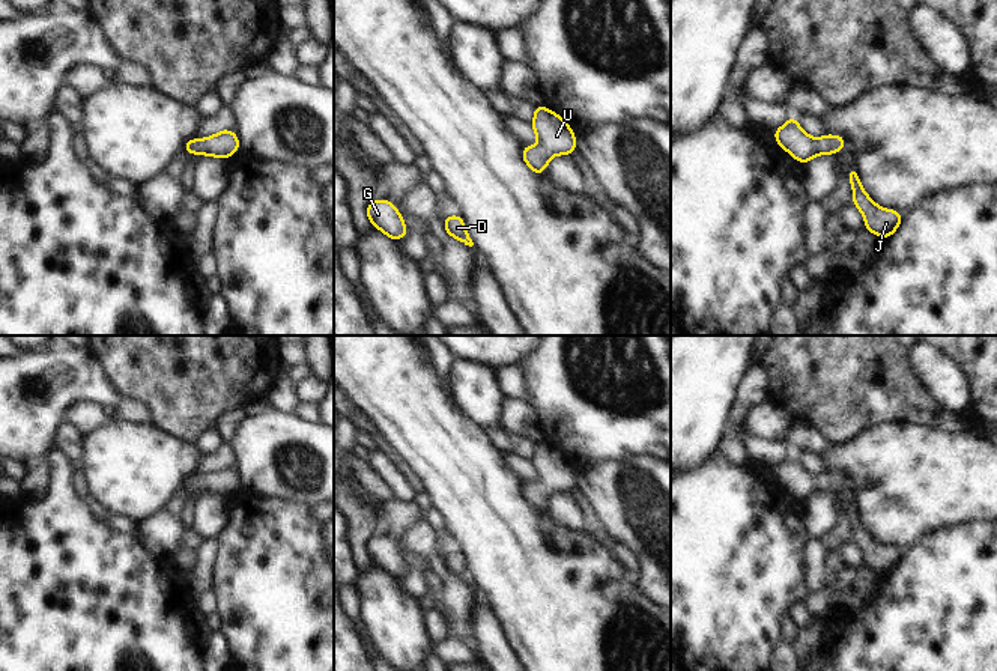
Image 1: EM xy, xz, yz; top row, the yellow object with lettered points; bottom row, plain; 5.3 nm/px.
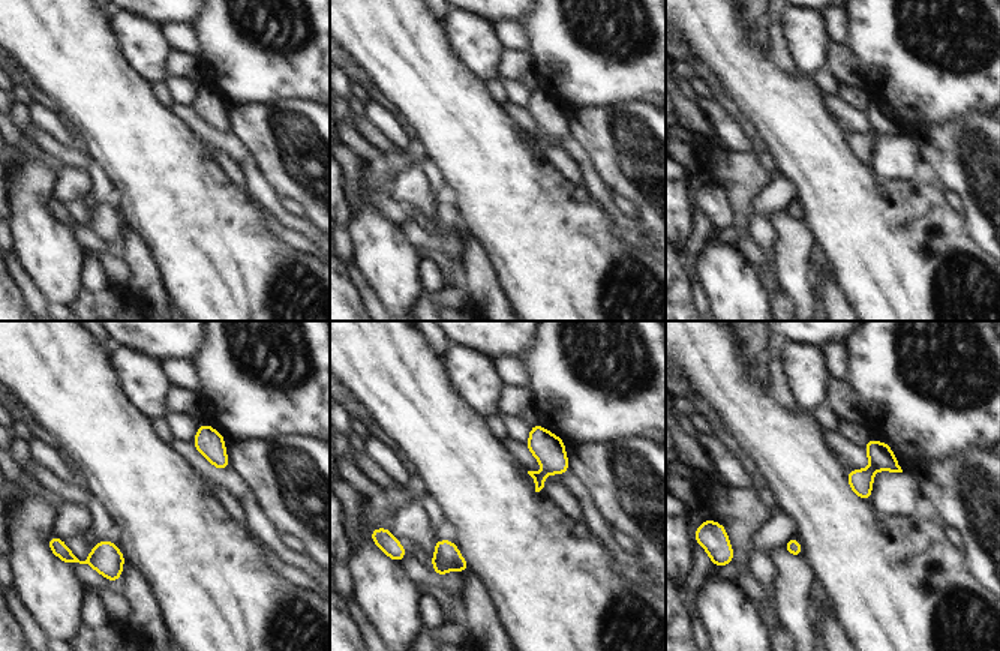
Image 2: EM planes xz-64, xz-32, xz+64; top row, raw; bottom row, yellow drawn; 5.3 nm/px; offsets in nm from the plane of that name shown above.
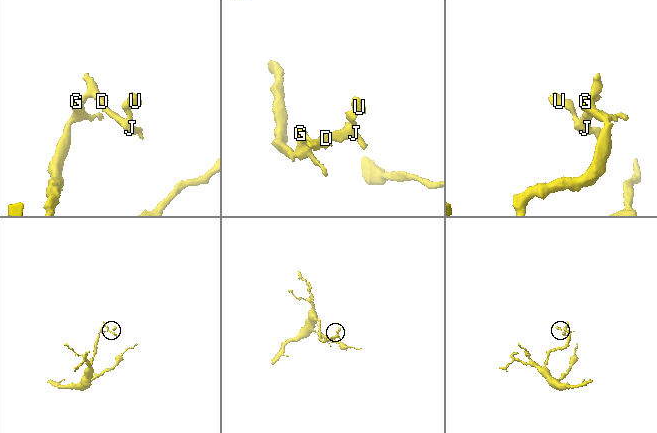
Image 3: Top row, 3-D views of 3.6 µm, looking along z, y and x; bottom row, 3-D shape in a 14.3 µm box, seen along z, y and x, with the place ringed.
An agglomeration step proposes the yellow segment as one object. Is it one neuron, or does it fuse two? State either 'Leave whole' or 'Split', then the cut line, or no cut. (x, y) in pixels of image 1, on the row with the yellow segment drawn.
Leave whole. No split.

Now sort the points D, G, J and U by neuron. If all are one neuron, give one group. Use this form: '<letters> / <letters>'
D G J U

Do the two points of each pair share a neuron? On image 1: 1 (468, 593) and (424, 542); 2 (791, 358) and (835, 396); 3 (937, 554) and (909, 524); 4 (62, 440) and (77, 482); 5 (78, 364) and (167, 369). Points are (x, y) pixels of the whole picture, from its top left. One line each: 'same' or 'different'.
1: same
2: same
3: different
4: same
5: different

